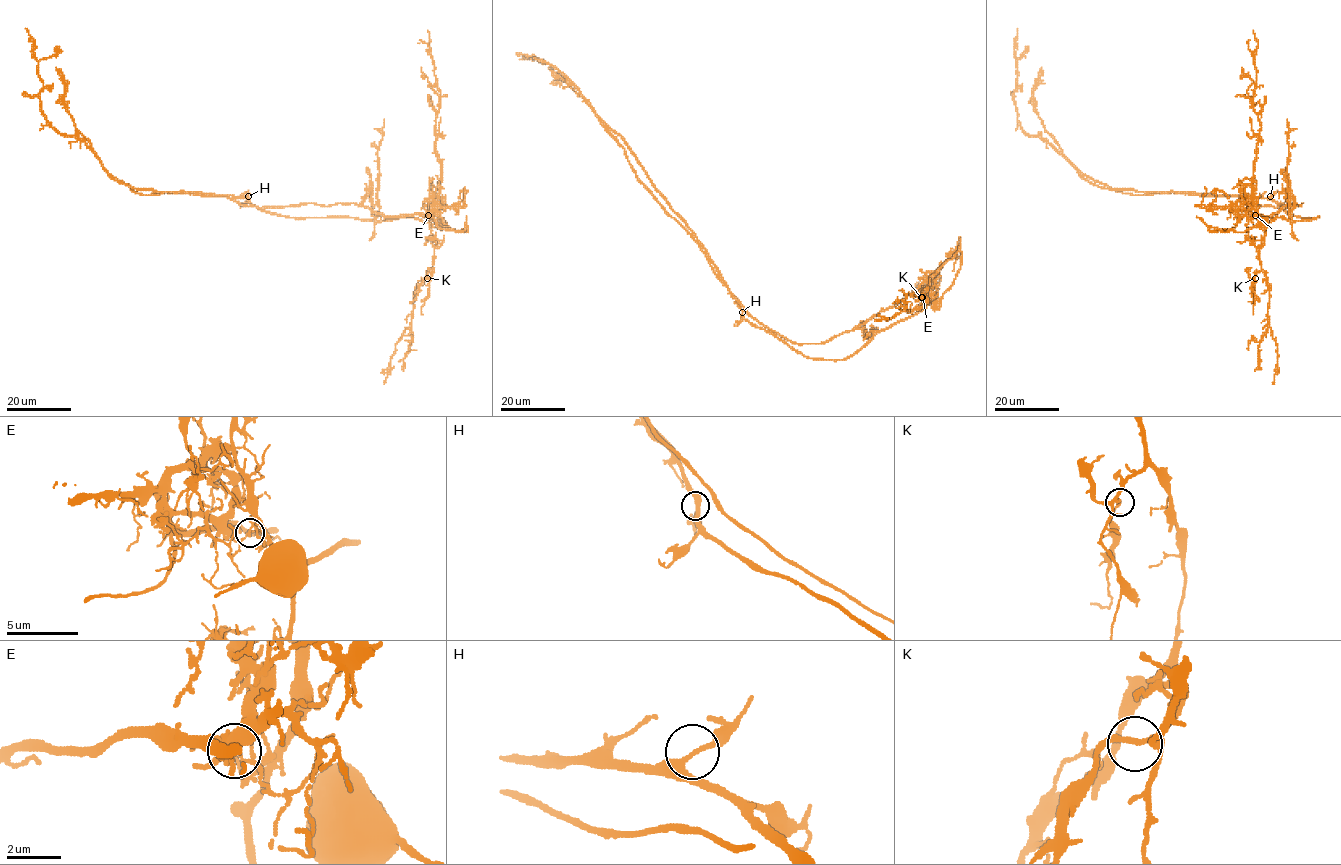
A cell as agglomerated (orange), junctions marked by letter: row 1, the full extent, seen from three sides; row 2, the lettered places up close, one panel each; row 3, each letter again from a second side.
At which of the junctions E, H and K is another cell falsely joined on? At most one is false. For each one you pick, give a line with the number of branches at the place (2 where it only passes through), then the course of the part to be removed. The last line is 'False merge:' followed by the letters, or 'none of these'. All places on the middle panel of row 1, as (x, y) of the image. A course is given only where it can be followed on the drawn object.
E: 3 | (922, 297), (920, 310), (843, 359), (793, 350), (743, 316), (694, 232), (577, 89), (541, 59), (520, 59)
False merge: E

